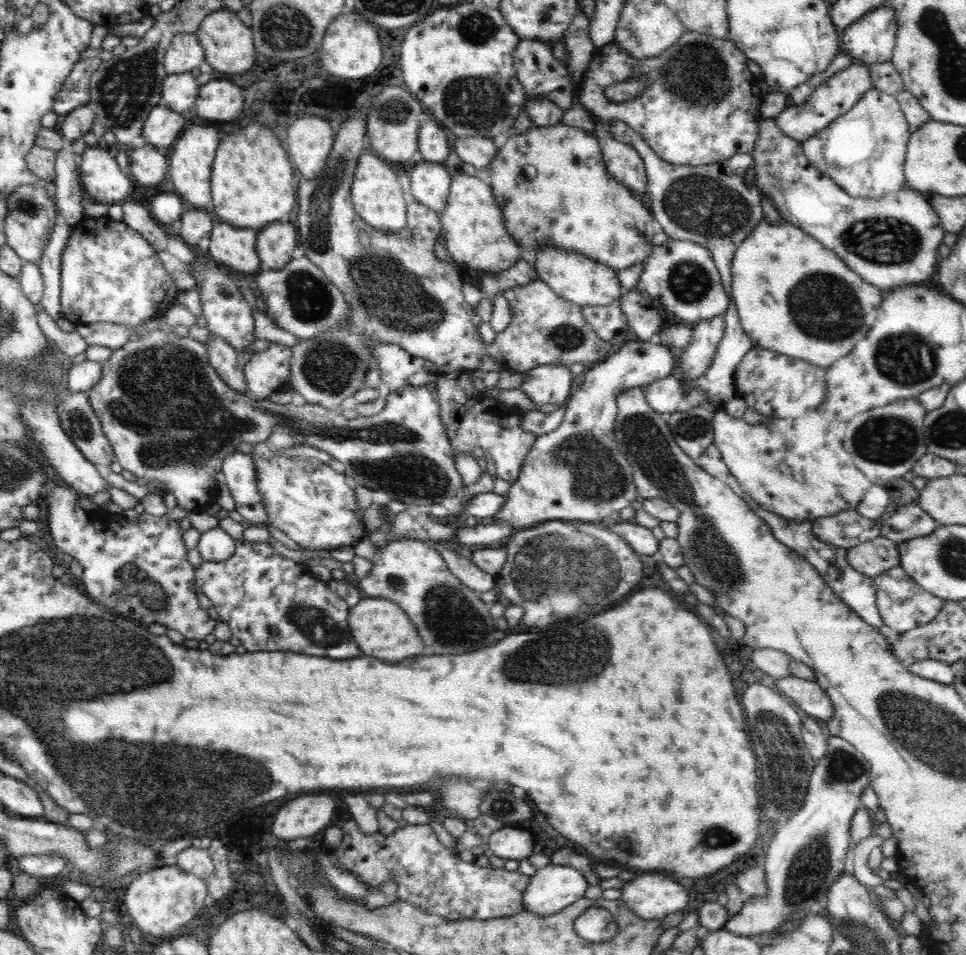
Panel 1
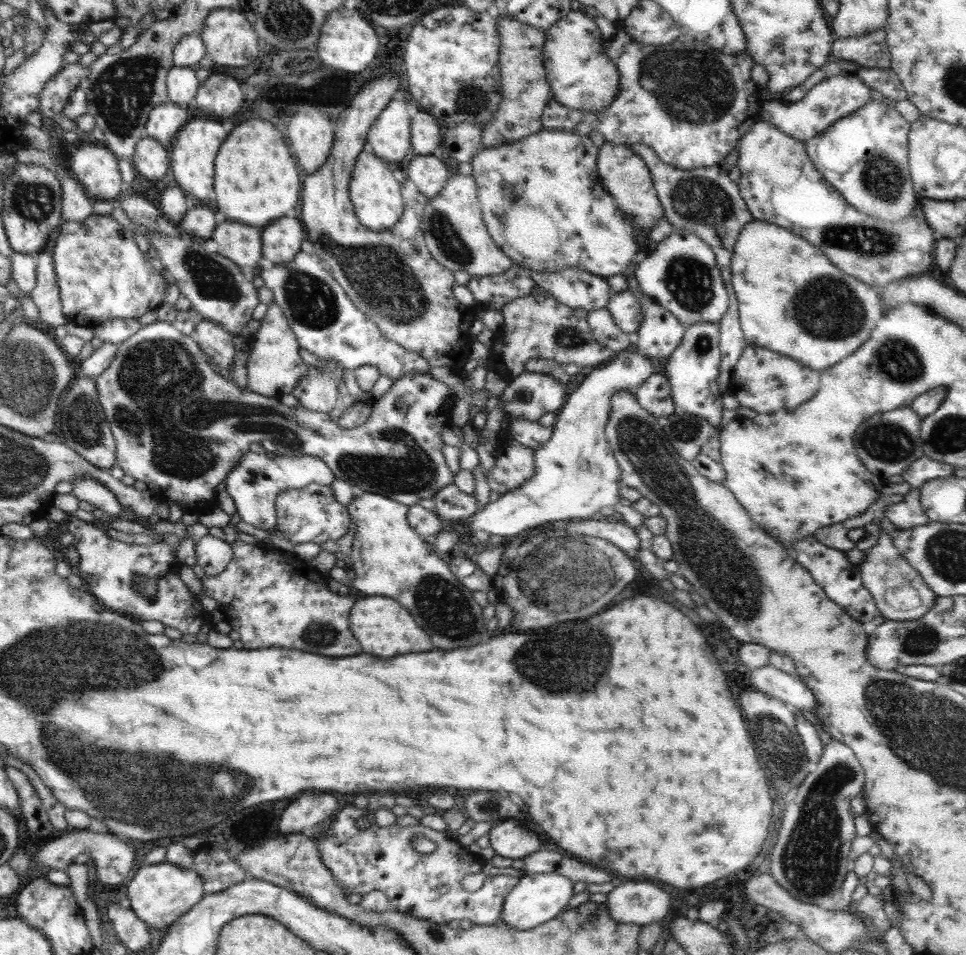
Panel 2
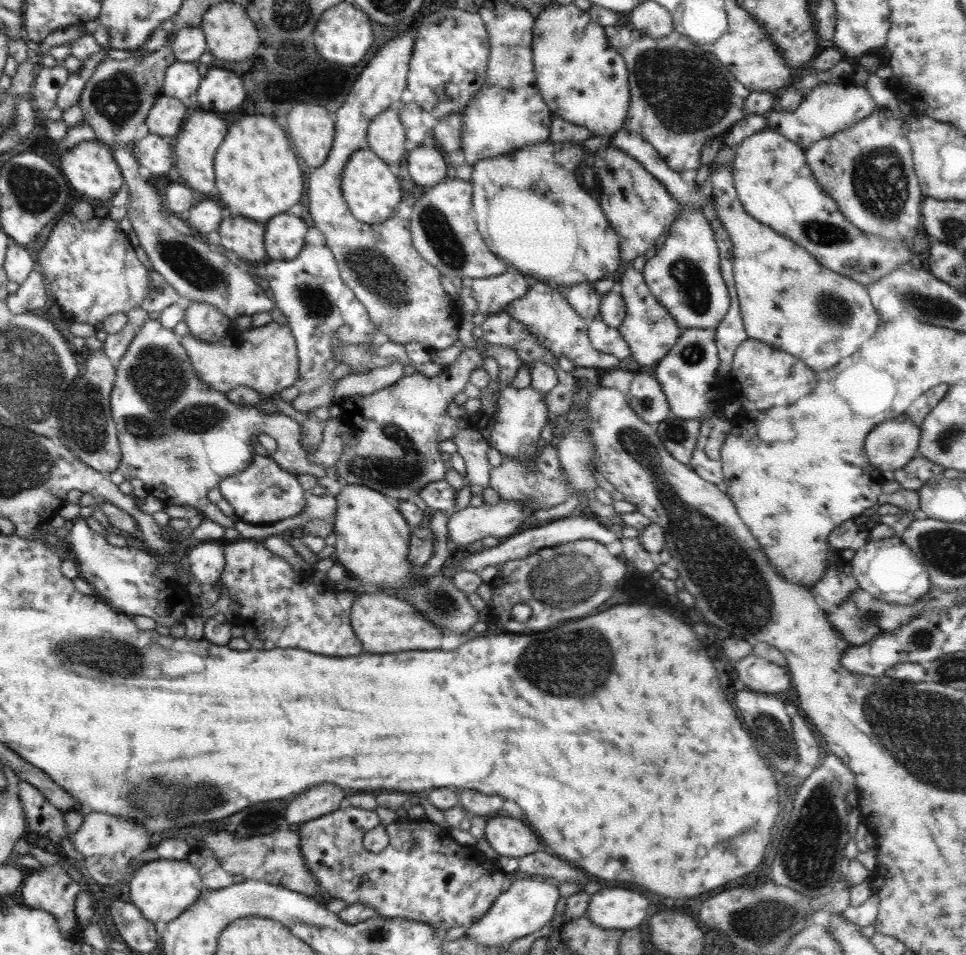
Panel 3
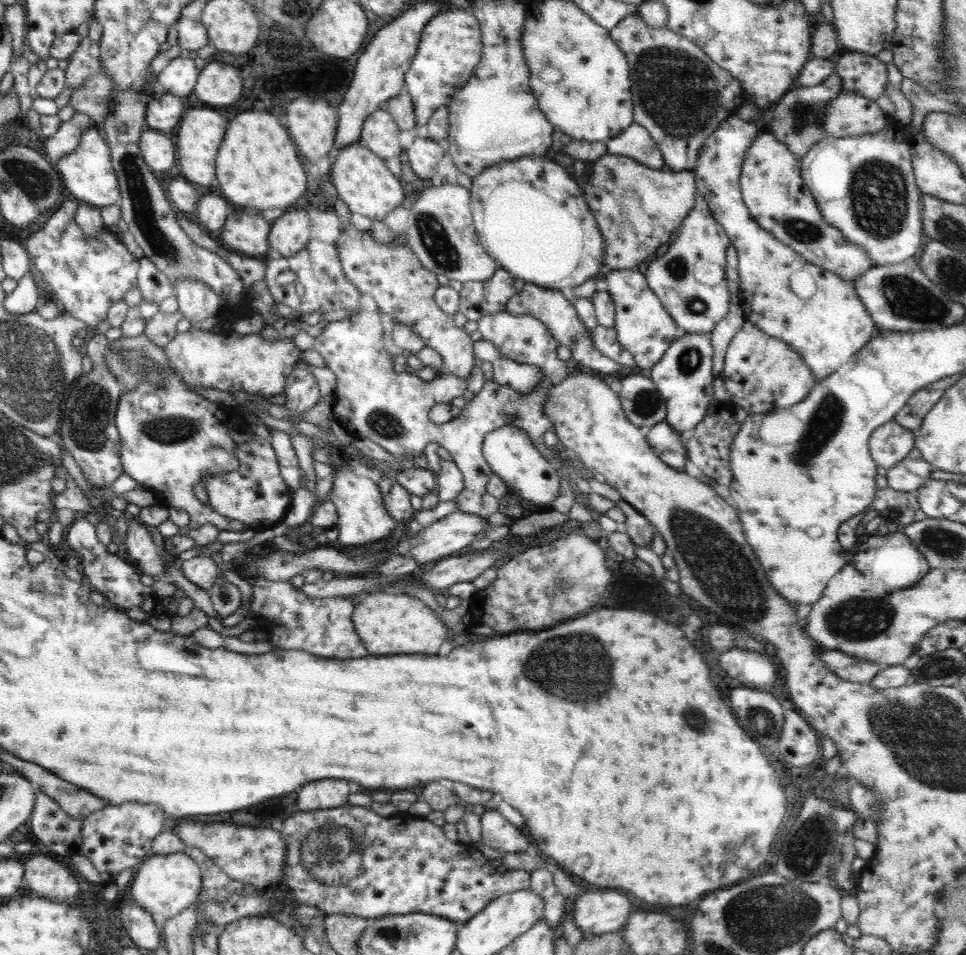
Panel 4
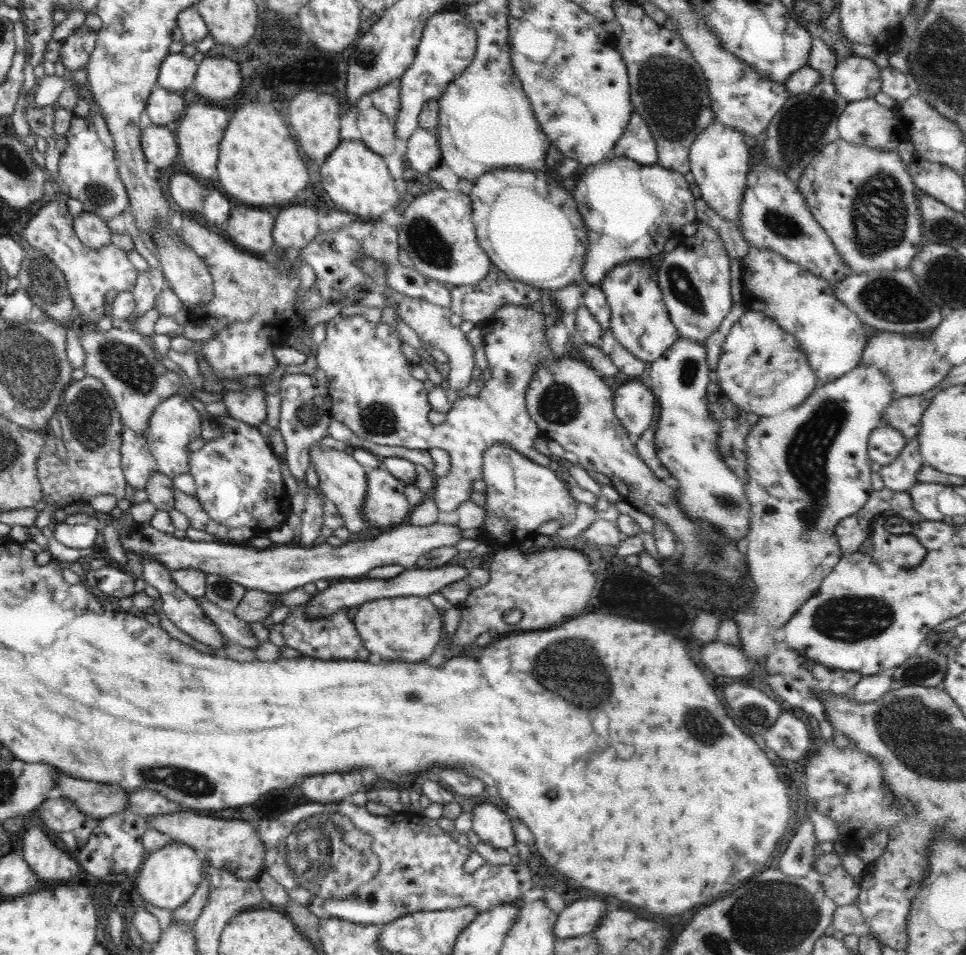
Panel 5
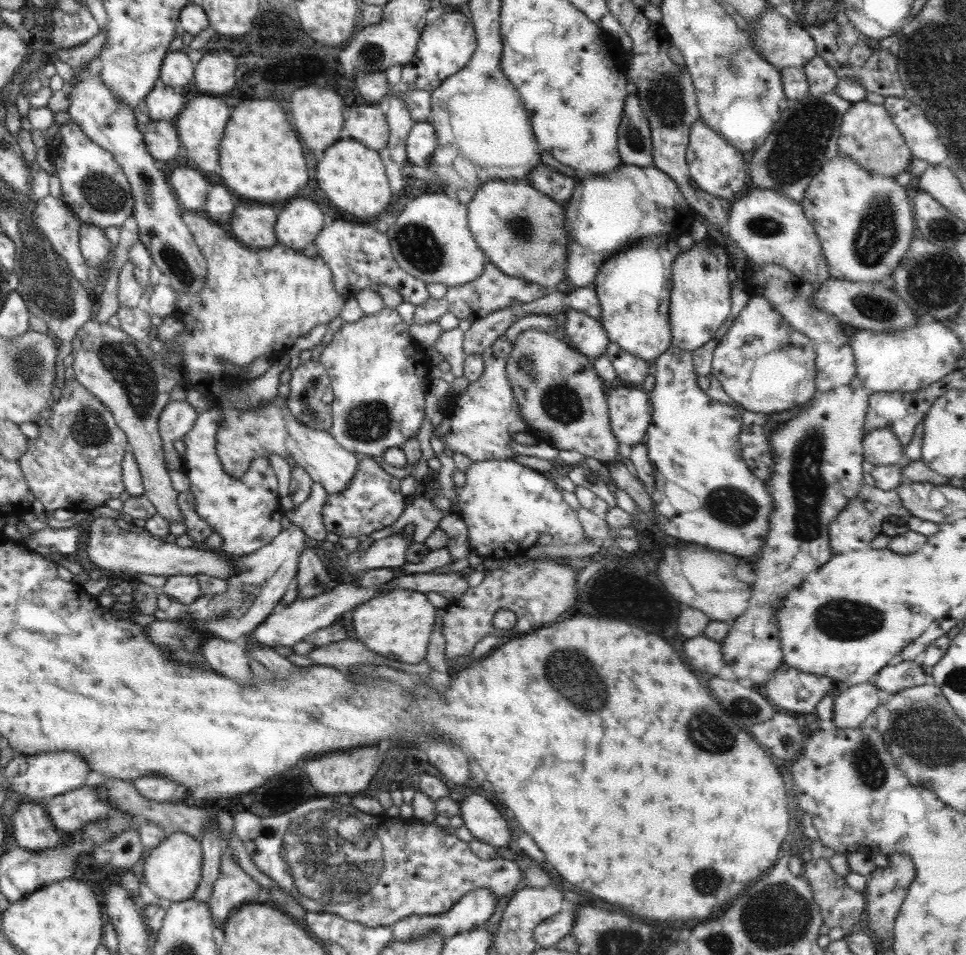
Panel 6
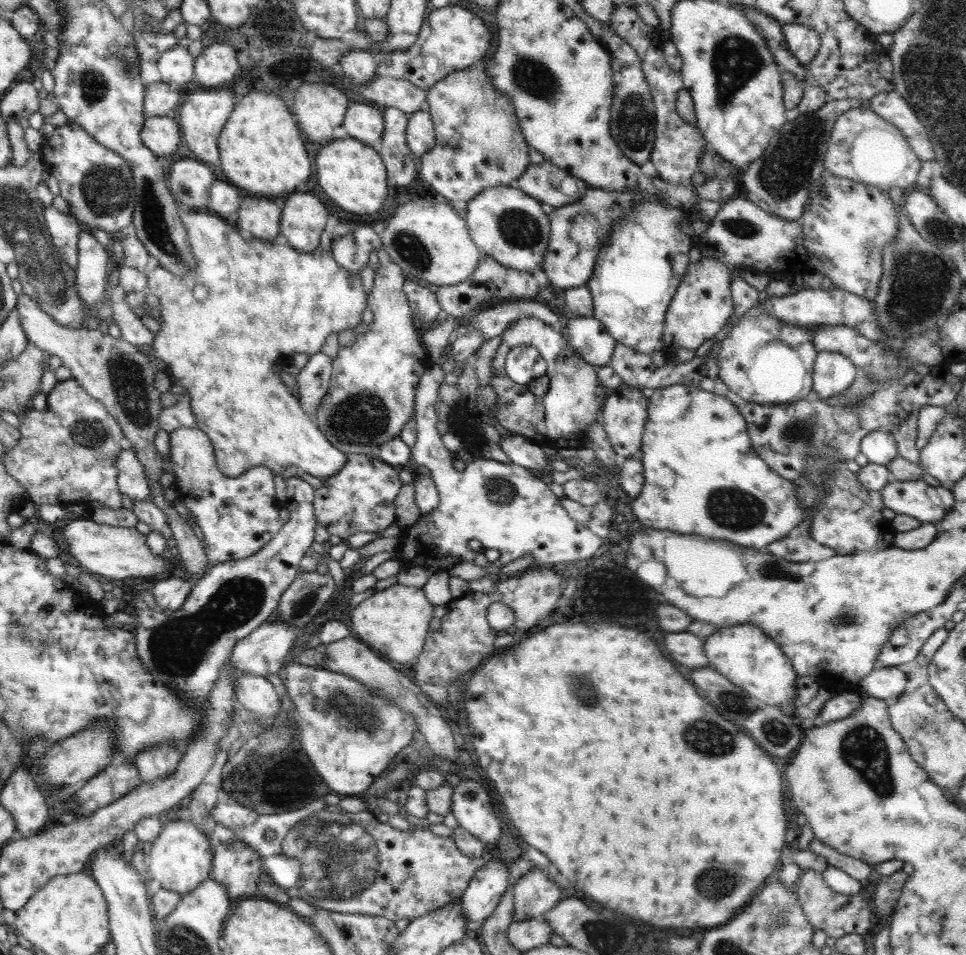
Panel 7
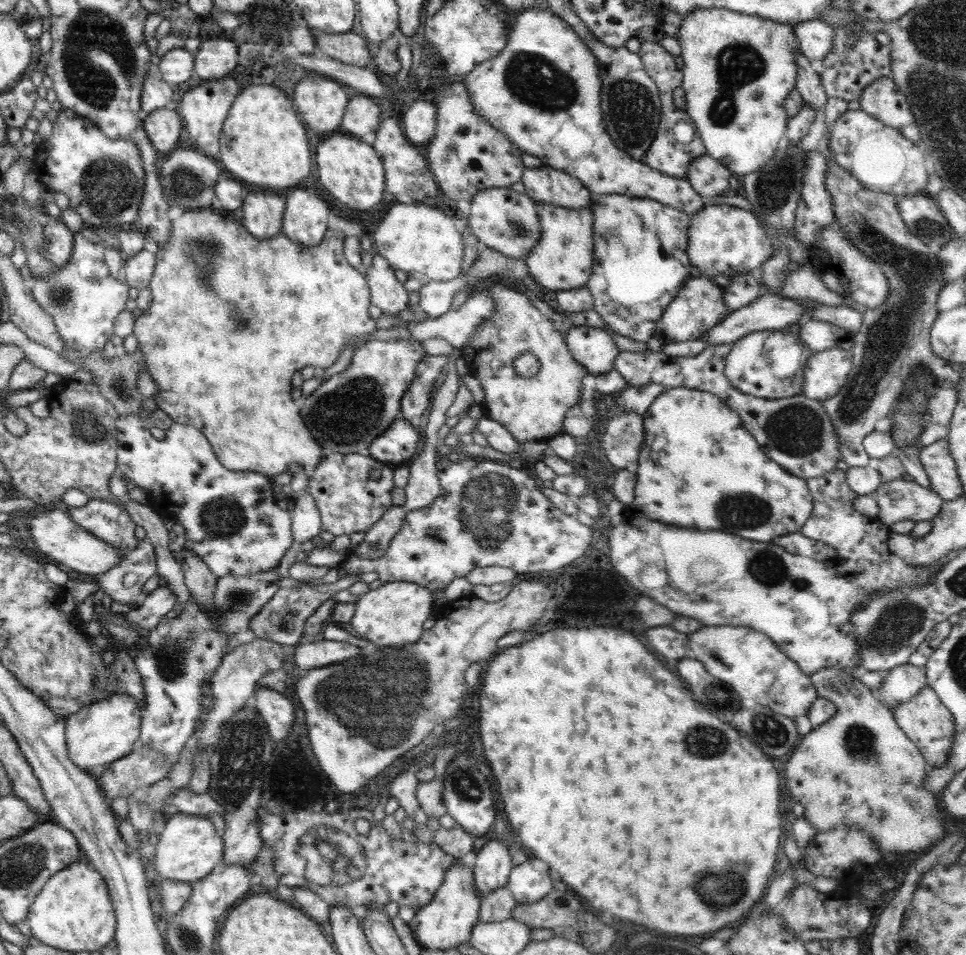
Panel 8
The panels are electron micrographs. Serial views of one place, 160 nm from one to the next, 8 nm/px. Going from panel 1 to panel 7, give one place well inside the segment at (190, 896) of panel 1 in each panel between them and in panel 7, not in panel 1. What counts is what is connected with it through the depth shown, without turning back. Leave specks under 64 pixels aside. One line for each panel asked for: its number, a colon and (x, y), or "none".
2: (160, 894)
3: (162, 889)
4: (164, 885)
5: (169, 876)
6: (172, 871)
7: (181, 856)

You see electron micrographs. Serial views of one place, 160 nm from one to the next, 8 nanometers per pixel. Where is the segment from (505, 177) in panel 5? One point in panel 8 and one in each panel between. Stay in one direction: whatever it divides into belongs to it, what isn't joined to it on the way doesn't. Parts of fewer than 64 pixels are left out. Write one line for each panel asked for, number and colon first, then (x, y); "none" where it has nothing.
6: (526, 237)
7: (505, 223)
8: (504, 220)

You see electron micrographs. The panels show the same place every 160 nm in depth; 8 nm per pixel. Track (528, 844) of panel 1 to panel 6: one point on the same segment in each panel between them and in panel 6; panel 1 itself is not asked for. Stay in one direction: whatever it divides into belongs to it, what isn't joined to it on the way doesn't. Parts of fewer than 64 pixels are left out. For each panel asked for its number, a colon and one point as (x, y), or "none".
2: (510, 839)
3: (508, 836)
4: (497, 832)
5: (492, 825)
6: (487, 823)

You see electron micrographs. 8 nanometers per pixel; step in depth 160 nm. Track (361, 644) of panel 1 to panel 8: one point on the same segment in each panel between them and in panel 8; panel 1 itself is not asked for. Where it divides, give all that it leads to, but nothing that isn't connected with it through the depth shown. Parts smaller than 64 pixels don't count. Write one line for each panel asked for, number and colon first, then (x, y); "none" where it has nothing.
2: (378, 622)
3: (384, 624)
4: (391, 623)
5: (408, 629)
6: (396, 625)
7: (396, 620)
8: (392, 616)

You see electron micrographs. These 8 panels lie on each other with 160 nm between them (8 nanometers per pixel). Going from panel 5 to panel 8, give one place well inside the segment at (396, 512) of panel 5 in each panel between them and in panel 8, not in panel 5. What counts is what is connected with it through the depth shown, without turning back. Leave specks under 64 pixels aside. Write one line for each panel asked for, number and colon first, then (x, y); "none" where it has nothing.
6: (372, 500)
7: (360, 497)
8: (351, 491)

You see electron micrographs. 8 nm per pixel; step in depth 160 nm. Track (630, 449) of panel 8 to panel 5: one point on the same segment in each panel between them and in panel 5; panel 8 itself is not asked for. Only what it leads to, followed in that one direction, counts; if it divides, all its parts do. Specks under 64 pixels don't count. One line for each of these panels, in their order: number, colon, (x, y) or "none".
5: (634, 404)
6: (630, 407)
7: (624, 413)

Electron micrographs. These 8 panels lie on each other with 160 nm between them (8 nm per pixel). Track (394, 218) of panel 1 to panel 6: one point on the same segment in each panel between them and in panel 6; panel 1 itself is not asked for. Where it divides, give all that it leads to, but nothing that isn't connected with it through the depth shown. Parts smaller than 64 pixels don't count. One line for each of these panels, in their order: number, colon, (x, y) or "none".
2: (375, 194)
3: (371, 191)
4: (360, 178)
5: (356, 179)
6: (352, 176)

